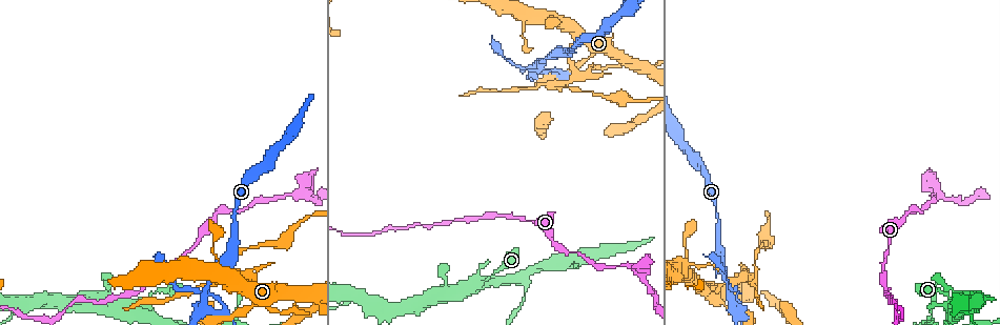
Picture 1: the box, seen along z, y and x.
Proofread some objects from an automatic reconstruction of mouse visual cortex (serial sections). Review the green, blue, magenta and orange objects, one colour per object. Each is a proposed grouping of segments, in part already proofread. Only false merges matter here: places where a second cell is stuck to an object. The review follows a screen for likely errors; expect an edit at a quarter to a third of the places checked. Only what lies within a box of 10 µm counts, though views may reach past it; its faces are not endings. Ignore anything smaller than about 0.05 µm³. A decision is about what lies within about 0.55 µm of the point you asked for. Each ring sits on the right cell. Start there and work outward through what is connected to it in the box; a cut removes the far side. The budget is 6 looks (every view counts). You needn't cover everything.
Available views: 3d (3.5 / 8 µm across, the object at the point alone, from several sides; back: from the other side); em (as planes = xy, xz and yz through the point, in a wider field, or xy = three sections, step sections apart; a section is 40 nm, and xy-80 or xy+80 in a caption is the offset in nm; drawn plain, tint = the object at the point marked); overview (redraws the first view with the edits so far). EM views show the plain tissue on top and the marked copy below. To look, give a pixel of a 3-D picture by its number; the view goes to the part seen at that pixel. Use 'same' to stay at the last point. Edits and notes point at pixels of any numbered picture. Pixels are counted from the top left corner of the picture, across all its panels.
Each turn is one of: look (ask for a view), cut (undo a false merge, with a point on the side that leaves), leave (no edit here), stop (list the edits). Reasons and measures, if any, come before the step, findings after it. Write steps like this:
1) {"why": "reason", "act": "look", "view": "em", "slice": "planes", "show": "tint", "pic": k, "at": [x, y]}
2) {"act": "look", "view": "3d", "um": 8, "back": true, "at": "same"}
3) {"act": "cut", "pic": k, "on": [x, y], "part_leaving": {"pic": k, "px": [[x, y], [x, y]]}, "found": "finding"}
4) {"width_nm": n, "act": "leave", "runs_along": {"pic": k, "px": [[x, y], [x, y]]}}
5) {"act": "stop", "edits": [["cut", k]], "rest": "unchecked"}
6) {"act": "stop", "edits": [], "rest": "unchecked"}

{"act": "look", "view": "3d", "um": 3.5, "pic": 1, "at": [685, 246]}

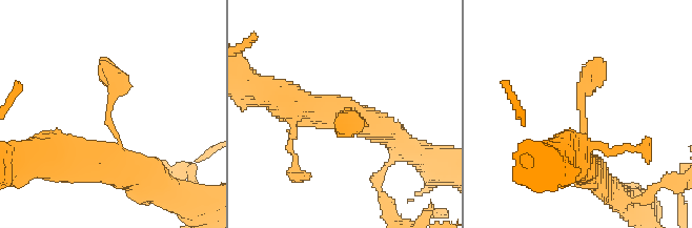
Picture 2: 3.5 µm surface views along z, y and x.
{"why": "need the tissue", "act": "look", "view": "em", "slice": "xy", "step": 5, "show": "tint", "pic": 2, "at": [344, 111]}

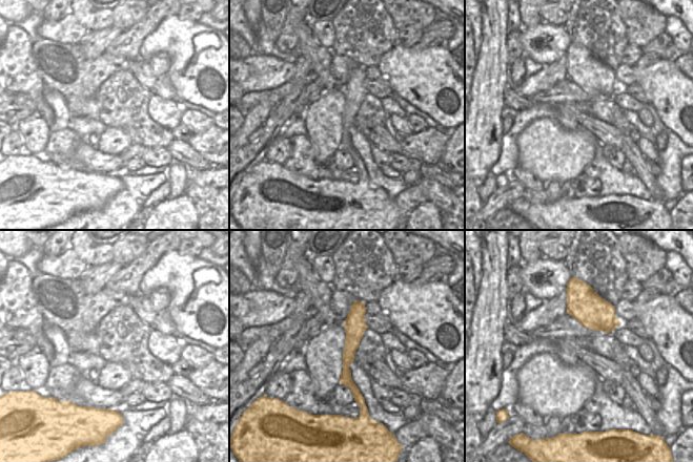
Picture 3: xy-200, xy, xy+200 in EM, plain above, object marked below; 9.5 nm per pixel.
{"act": "leave", "runs_along": {"pic": 3, "px": [[357, 303], [346, 380], [360, 401]]}, "found": "continuous, no second cell"}

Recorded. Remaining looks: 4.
{"why": "calibre changes", "act": "look", "view": "3d", "um": 3.5, "pic": 1, "at": [635, 271]}

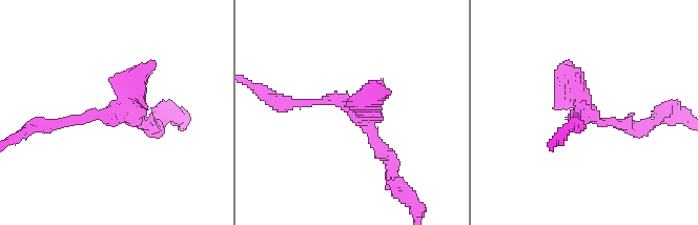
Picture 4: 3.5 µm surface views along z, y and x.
{"act": "look", "view": "em", "slice": "xy", "step": 3, "show": "tint", "pic": 4, "at": [582, 115]}

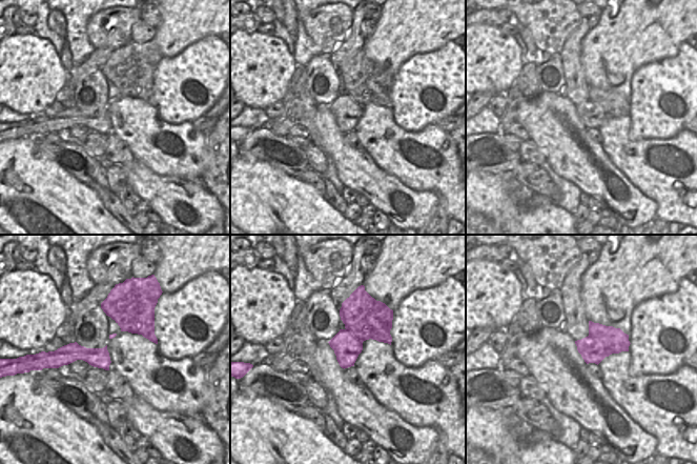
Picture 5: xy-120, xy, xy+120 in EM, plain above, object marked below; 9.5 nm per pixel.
{"act": "cut", "pic": 4, "on": [365, 94], "part_leaving": {"pic": 4, "px": [[358, 110], [371, 95], [388, 93]]}, "found": "a second cell is stuck on"}

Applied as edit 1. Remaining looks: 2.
{"act": "stop", "edits": [["cut", 4]], "rest": "unchecked"}

